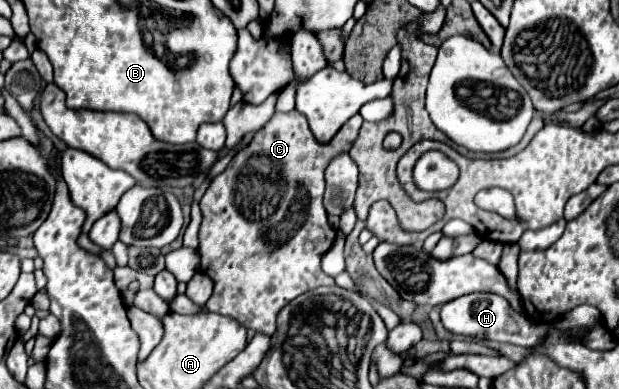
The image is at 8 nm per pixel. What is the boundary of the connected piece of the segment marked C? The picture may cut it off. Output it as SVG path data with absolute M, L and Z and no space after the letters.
M295 109L289 113L275 113L271 121L255 133L253 141L231 159L227 169L211 181L199 203L203 211L203 223L199 229L201 271L215 283L213 295L205 303L209 311L229 315L247 329L273 335L275 317L285 303L315 287L335 285L333 277L325 275L321 269L321 257L335 241L335 229L327 223L323 207L323 171L337 153L349 151L361 123L363 117L359 113L353 115L327 145L319 145L305 115Z

